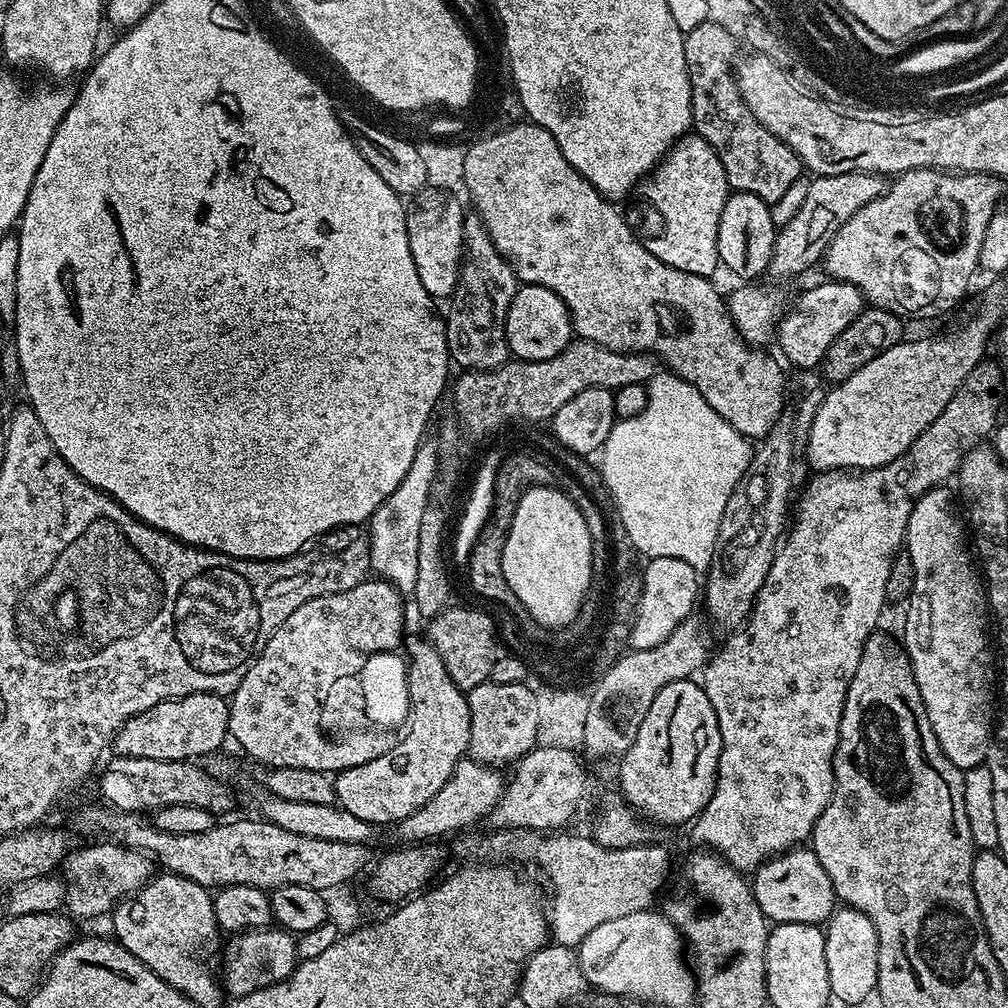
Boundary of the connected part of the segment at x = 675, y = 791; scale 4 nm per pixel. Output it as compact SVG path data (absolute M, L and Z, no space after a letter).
M695 679L675 680L666 686L662 686L658 690L658 694L654 698L654 702L650 702L650 710L646 710L646 718L642 718L642 726L638 726L638 738L634 738L634 742L619 757L620 761L620 788L623 799L632 805L633 809L641 817L649 816L652 820L657 820L660 824L684 824L695 821L700 811L706 807L712 797L712 791L716 789L716 778L720 770L720 751L722 750L722 734L718 726L718 714L714 710L714 706L710 706L710 698L706 698L703 687Z

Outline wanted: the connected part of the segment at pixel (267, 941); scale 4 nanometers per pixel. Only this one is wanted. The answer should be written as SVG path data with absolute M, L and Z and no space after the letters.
M279 926L254 928L251 932L238 932L235 933L235 935L233 935L229 940L232 941L230 941L229 944L225 946L225 948L223 945L222 948L222 956L224 952L224 976L222 972L222 987L229 997L235 998L237 996L245 996L246 994L254 994L254 990L262 990L263 988L274 986L278 982L282 982L283 980L285 980L285 978L291 975L292 971L296 969L298 963L298 957L296 954L296 936L293 935L293 933L284 931L284 929Z

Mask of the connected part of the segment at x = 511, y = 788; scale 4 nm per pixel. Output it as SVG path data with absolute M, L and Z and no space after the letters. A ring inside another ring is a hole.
M546 746L545 748L534 748L531 752L526 753L523 758L518 761L515 765L516 768L516 777L513 780L509 779L507 784L505 785L504 792L500 795L500 801L492 807L492 811L488 813L486 820L487 823L492 823L491 826L496 830L521 830L520 828L533 828L534 831L540 832L536 834L548 834L553 830L564 830L567 824L572 824L575 822L579 816L584 816L588 811L593 811L594 808L594 800L592 804L592 780L588 777L588 772L584 769L585 761L581 759L577 753L571 752L569 749L559 749L557 746Z

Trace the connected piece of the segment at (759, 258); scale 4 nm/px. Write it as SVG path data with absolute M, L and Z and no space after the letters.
M733 191L726 206L722 206L722 218L718 222L718 254L720 264L728 267L739 279L752 282L759 272L765 271L774 250L778 225L772 221L770 205L754 194Z

